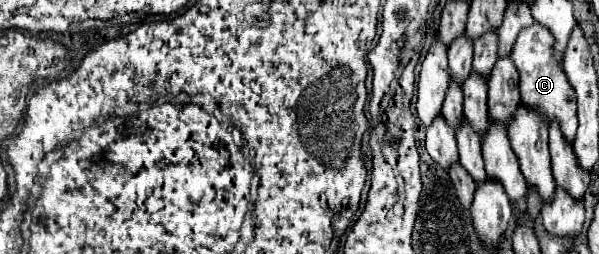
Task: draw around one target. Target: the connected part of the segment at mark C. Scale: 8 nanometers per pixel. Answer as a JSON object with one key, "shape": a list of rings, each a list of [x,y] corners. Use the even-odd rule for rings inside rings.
{"shape":[[[535,21],[531,27],[525,27],[519,31],[515,47],[511,51],[511,59],[515,61],[515,67],[519,69],[521,101],[527,103],[527,107],[541,111],[549,121],[557,119],[563,125],[565,137],[571,141],[577,129],[575,89],[571,87],[563,67],[553,59],[553,45],[555,45],[555,37],[551,35],[551,31],[545,25]]]}

